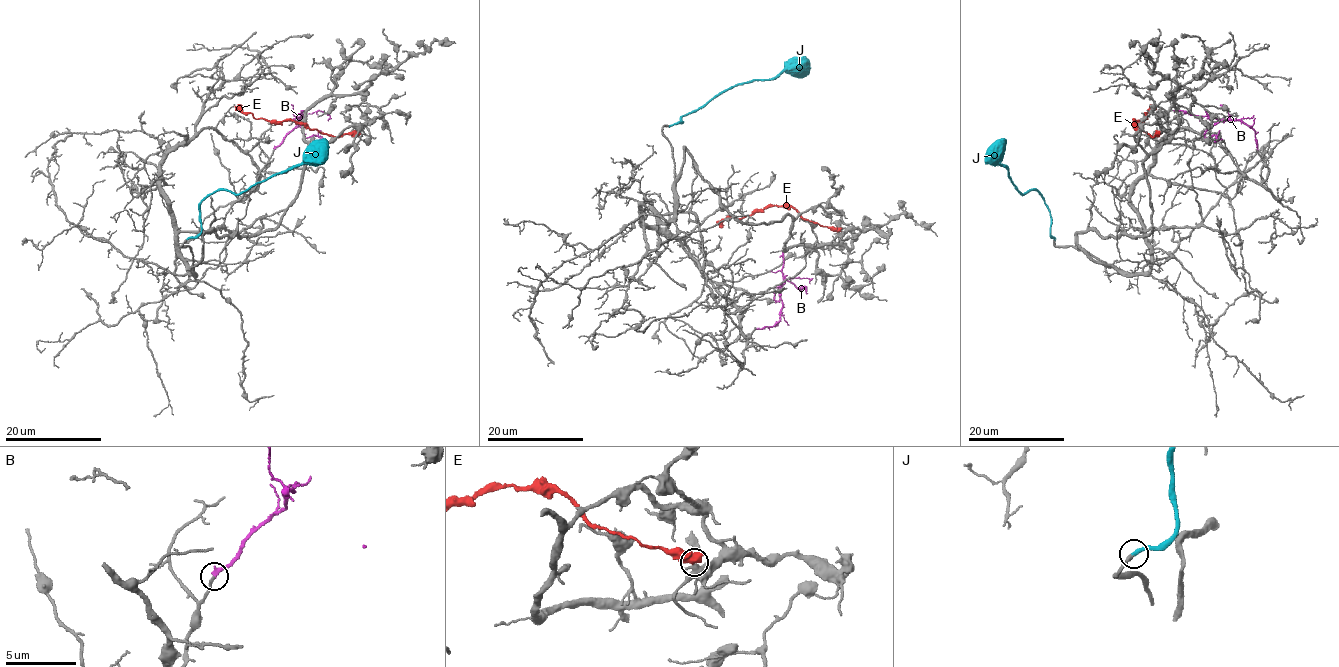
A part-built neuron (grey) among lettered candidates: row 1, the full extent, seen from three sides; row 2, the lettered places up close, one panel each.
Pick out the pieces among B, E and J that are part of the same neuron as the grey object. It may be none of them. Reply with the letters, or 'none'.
J

